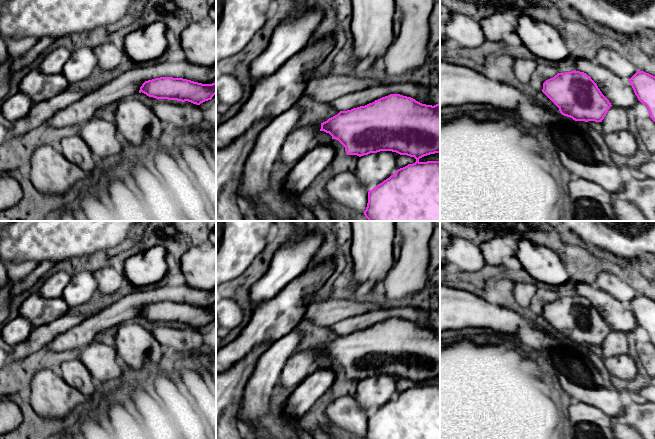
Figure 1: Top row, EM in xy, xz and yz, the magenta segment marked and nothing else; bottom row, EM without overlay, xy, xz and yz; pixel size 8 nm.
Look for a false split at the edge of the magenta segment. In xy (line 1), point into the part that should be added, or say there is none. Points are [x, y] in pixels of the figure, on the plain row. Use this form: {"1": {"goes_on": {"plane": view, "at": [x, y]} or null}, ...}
{"1": {"goes_on": null}}

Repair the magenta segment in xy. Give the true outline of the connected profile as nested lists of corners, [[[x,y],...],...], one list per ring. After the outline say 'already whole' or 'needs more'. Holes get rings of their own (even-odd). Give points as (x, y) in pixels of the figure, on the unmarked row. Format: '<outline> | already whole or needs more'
[[[160,301],[145,305],[140,311],[141,316],[158,324],[188,325],[200,329],[216,318],[216,307],[202,308],[183,302]]] | already whole

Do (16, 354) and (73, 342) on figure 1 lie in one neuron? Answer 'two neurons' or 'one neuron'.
one neuron

